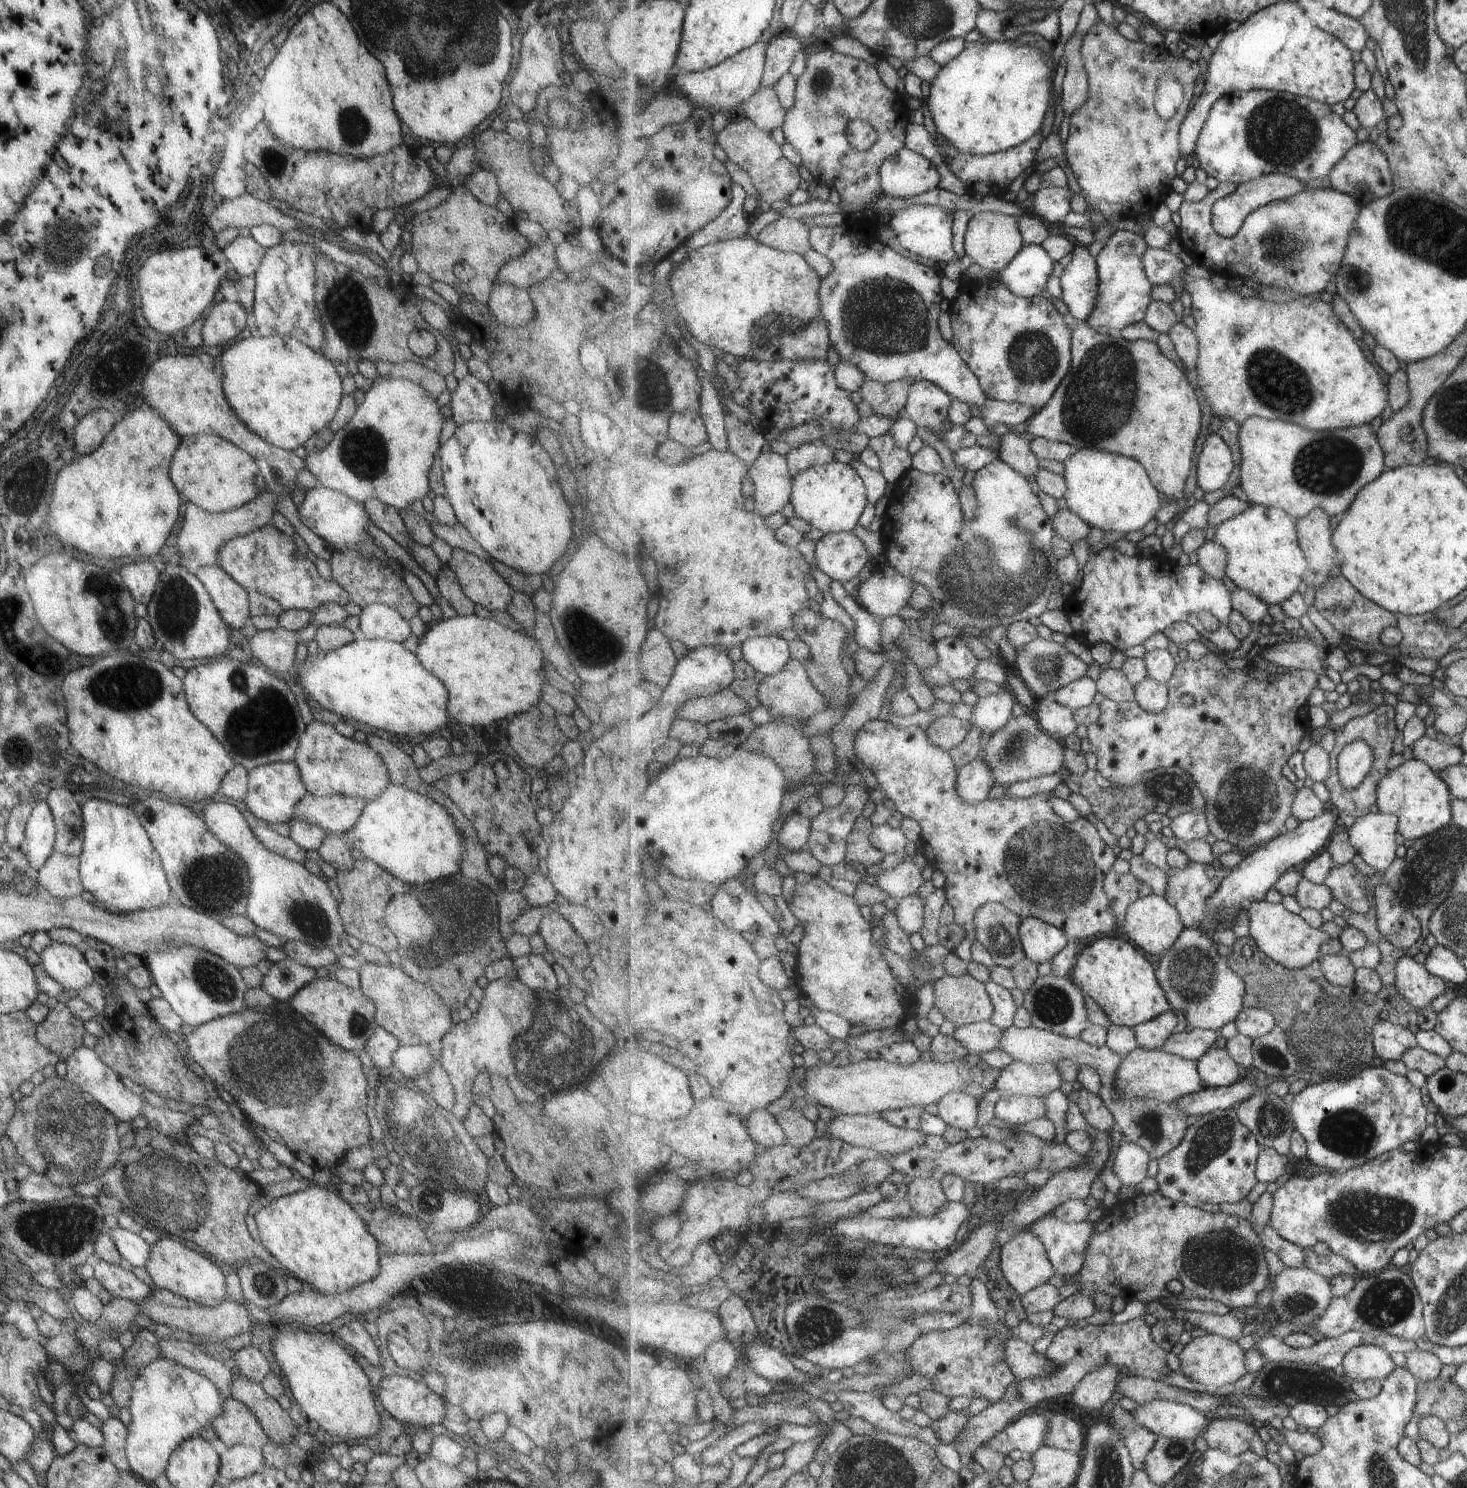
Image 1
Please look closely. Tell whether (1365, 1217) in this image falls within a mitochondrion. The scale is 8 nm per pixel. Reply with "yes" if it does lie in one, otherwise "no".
yes

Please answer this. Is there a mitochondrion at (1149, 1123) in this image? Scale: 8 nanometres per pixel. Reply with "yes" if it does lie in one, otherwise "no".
yes

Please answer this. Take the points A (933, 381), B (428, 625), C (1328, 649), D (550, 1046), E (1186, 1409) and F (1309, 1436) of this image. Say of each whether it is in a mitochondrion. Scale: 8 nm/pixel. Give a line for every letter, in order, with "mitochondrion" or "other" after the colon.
A: other
B: other
C: other
D: mitochondrion
E: other
F: other

